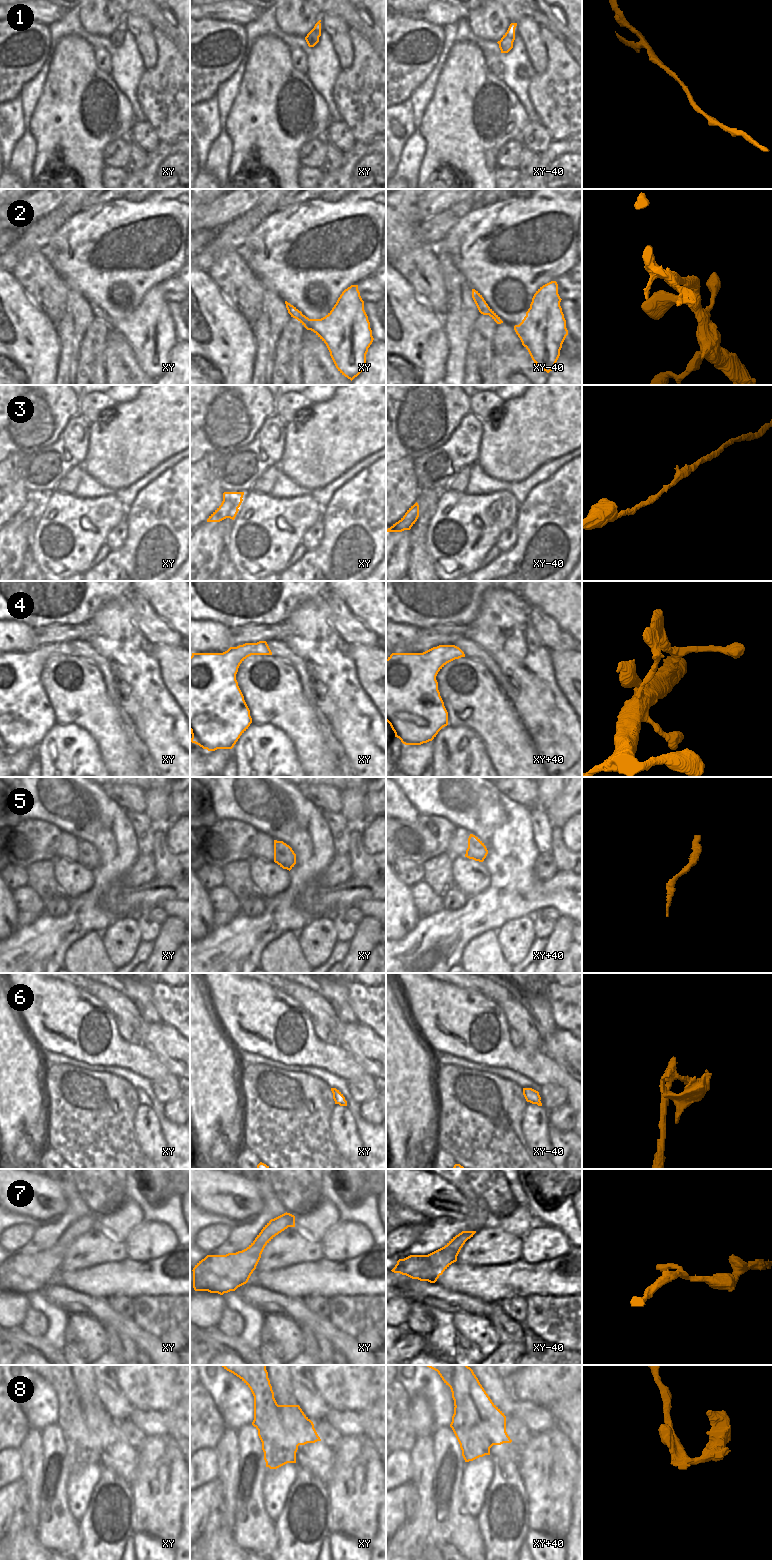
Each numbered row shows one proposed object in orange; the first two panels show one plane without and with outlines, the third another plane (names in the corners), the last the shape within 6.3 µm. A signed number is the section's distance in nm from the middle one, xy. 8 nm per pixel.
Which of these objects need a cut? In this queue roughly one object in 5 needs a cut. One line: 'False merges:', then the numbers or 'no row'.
False merges: 6, 8

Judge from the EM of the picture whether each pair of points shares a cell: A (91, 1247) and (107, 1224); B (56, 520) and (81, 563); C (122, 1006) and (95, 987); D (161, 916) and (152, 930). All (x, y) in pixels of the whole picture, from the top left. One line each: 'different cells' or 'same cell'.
A: different cells
B: same cell
C: same cell
D: different cells

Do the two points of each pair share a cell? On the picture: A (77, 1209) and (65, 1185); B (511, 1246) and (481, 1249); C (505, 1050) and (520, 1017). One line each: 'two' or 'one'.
A: one
B: one
C: two

